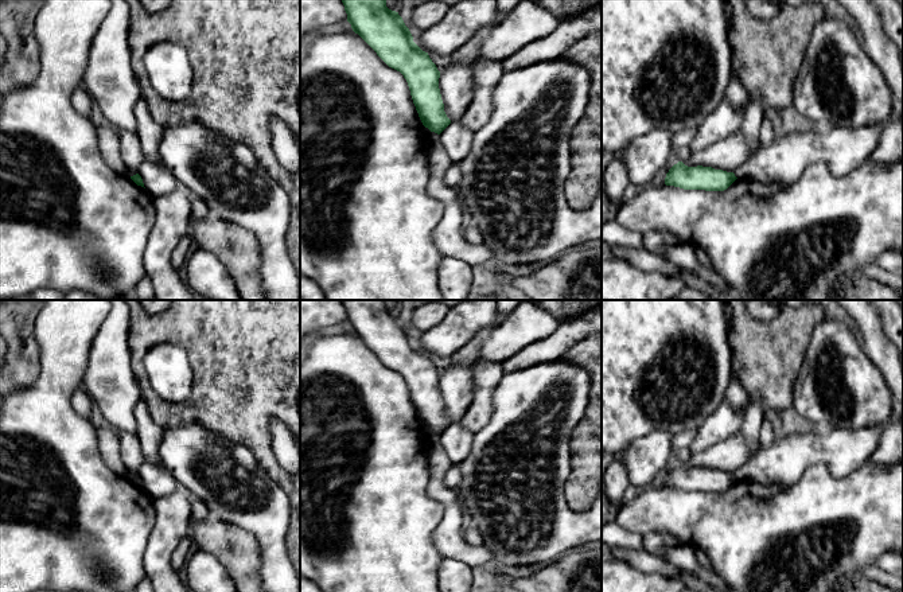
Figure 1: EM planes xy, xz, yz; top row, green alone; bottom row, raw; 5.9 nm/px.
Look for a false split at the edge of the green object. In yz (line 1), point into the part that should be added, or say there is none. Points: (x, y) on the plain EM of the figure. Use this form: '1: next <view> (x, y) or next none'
1: next none

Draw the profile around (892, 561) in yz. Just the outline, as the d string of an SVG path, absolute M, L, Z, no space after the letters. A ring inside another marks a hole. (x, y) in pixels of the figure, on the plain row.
M900 552L884 553L875 561L873 568L879 568L888 573L903 575L903 553Z

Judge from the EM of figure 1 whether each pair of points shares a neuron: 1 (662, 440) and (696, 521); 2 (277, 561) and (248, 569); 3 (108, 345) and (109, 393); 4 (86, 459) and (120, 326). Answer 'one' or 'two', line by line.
1: two
2: two
3: one
4: two

